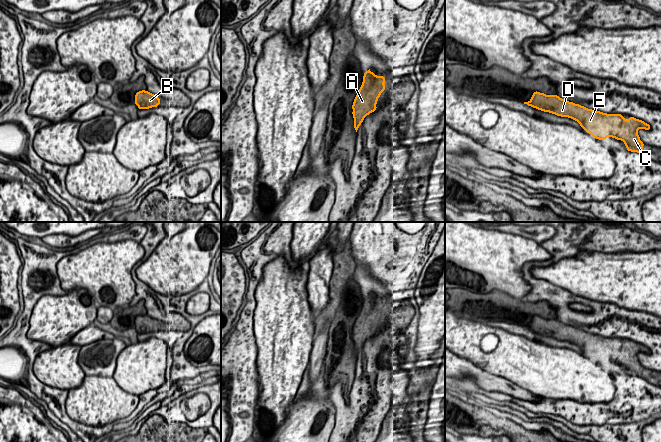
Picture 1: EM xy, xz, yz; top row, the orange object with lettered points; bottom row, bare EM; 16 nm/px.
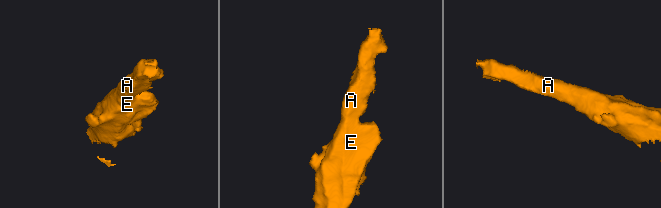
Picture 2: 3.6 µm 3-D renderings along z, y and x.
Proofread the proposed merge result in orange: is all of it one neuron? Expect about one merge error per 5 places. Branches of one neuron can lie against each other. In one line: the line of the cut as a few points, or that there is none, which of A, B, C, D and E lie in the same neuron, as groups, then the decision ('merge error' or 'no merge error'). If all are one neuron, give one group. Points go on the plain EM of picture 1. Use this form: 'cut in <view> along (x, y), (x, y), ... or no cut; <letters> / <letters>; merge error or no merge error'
no cut; A B C D E; no merge error

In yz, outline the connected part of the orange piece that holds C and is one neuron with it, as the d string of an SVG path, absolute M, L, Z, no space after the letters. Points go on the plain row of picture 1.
M534 315L527 330L577 345L582 353L594 362L604 364L609 360L623 365L627 375L642 377L645 369L637 357L638 353L650 354L651 350L642 344L629 340L627 345L622 338L607 338L588 333L566 325L558 319L546 319Z

